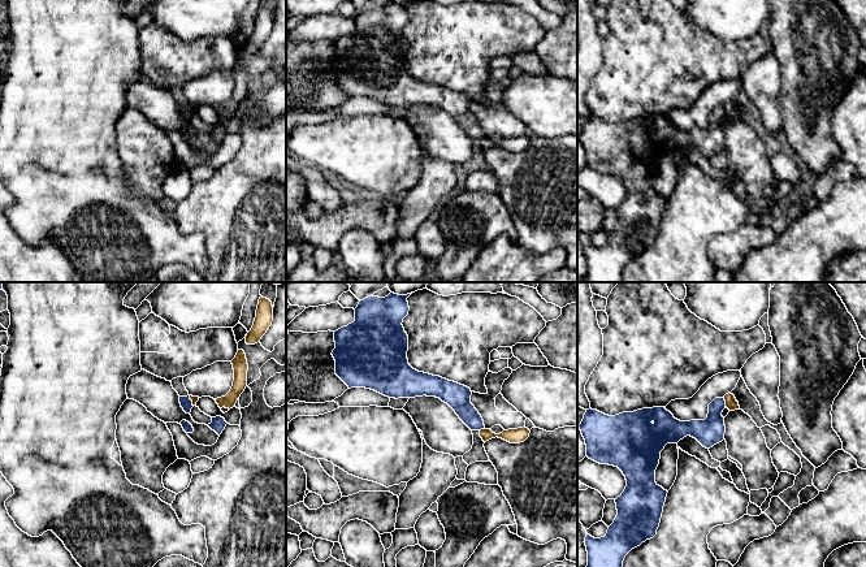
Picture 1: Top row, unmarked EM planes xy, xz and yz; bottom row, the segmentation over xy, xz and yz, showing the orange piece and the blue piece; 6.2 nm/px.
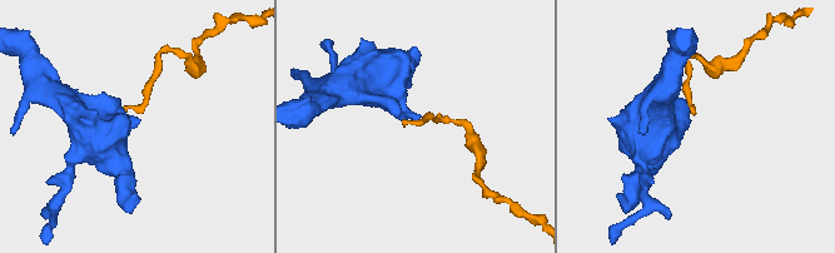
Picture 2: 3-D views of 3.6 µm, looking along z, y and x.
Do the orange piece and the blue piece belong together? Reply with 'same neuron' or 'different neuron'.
different neuron

